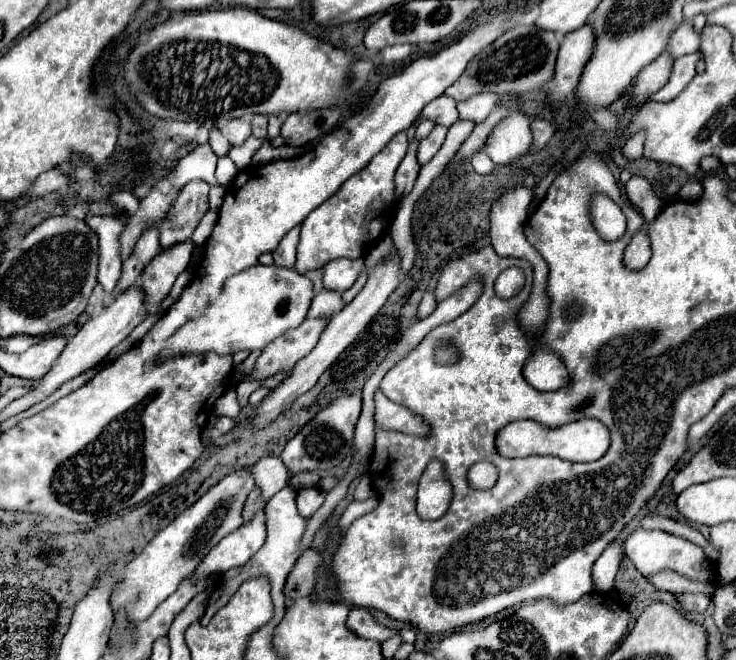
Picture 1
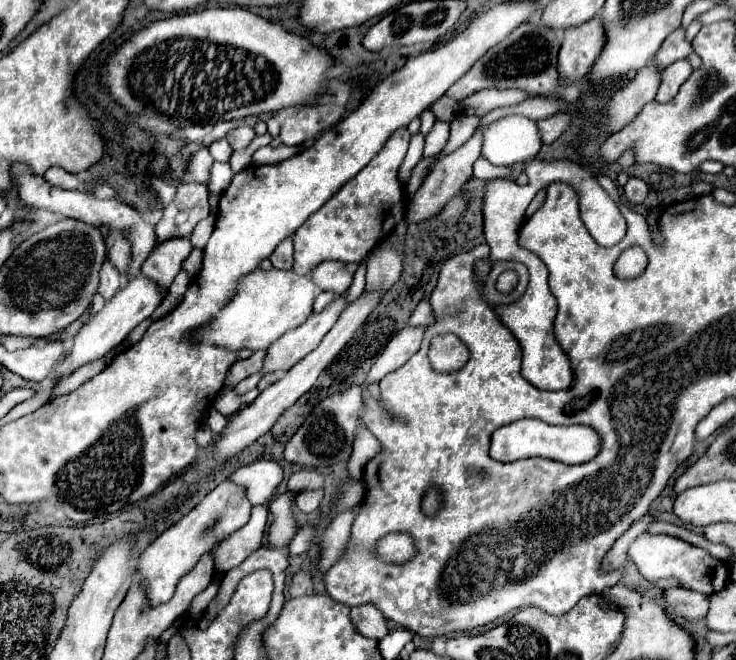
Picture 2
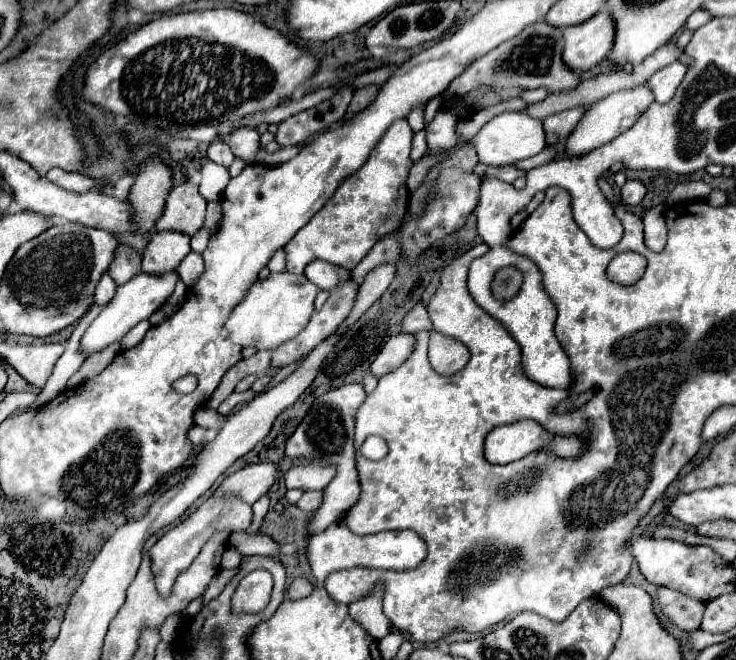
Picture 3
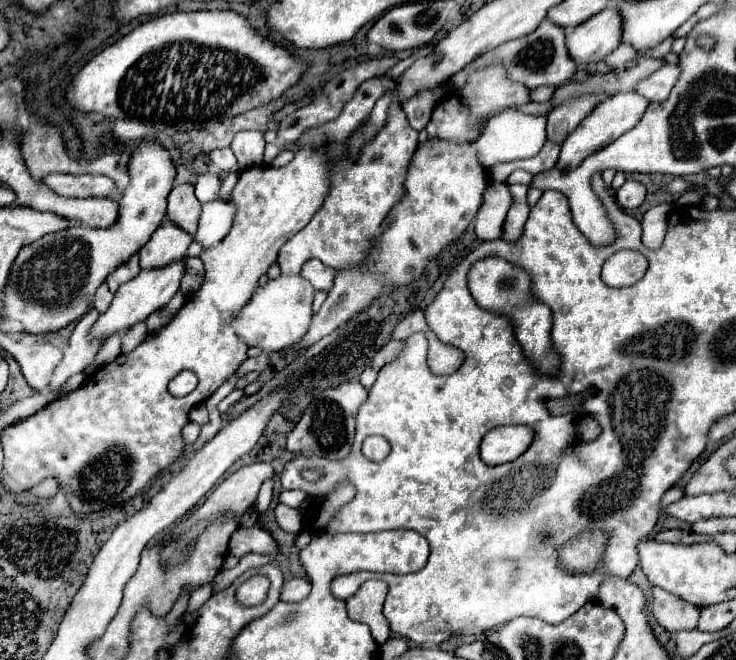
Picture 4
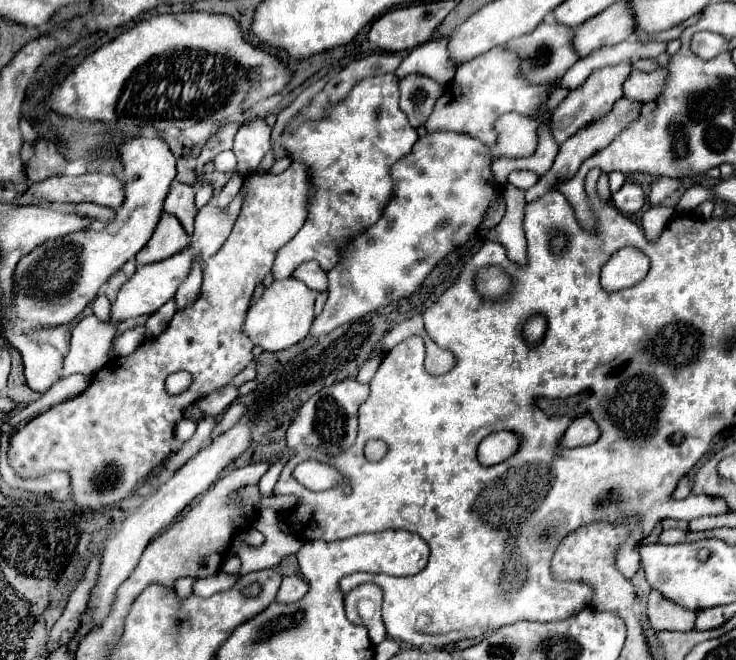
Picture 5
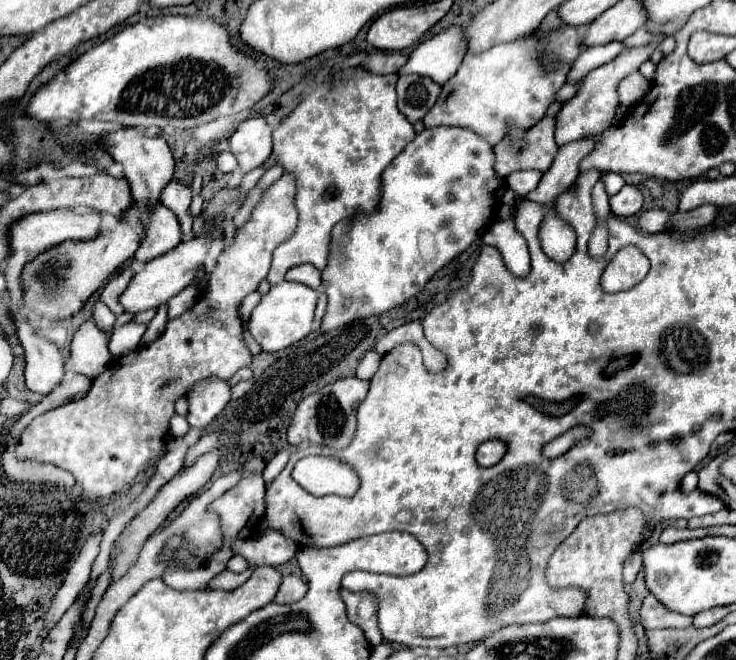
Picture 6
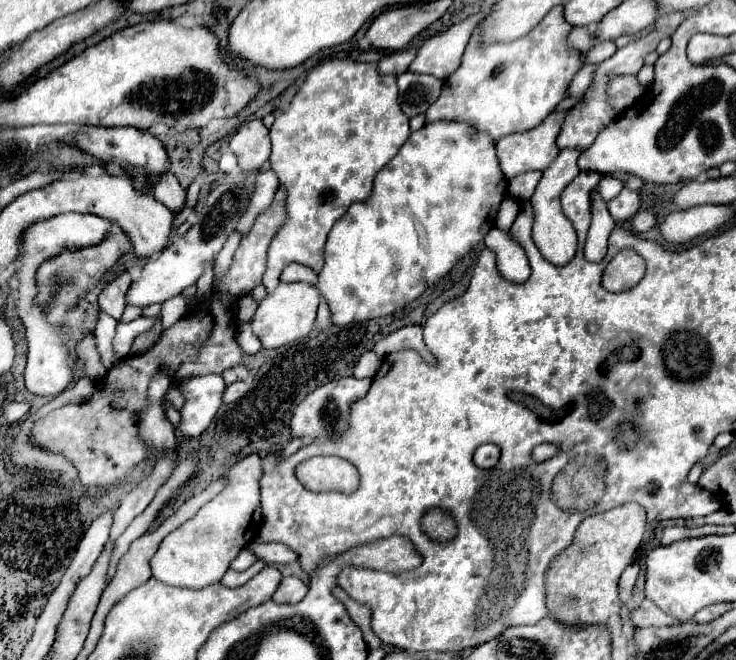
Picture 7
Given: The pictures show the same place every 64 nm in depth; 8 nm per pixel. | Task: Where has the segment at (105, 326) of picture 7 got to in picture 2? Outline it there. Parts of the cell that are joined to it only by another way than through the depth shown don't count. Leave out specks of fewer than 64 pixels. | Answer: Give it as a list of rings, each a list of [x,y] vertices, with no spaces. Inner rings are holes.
[[[106,258],[104,264],[102,264],[102,270],[100,270],[100,286],[98,286],[98,292],[106,300],[110,300],[120,286],[122,286],[122,276],[120,276],[120,272],[116,272],[114,264],[110,264],[110,260]]]

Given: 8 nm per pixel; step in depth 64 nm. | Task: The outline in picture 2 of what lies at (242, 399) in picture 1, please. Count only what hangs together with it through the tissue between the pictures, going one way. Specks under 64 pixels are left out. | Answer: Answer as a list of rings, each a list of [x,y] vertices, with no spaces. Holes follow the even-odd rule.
[[[254,374],[254,376],[248,376],[248,378],[244,378],[234,390],[238,392],[238,394],[246,394],[246,392],[250,392],[250,390],[254,390],[256,386],[258,386],[258,380],[260,380],[262,376],[260,374]]]

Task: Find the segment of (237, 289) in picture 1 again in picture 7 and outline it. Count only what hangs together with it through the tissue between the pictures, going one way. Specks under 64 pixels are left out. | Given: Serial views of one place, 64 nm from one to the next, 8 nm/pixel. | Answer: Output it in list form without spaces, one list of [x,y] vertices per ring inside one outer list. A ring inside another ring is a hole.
[[[282,282],[282,284],[278,284],[278,288],[274,292],[270,292],[258,304],[258,310],[252,316],[252,332],[260,338],[262,346],[270,348],[270,350],[286,346],[286,344],[294,342],[294,340],[300,340],[314,326],[318,300],[320,300],[320,294],[318,294],[316,286],[304,284],[304,282],[296,282],[296,284]]]

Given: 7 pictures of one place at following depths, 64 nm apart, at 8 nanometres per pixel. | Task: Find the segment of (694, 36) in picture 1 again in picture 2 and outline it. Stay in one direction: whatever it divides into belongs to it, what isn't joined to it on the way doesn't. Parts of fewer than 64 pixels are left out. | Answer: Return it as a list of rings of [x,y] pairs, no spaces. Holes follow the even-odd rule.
[[[680,26],[676,32],[672,32],[672,36],[668,36],[668,40],[664,40],[660,52],[654,56],[654,60],[650,60],[650,64],[666,68],[668,64],[686,58],[688,54],[692,54],[692,42],[686,38],[686,28]]]

